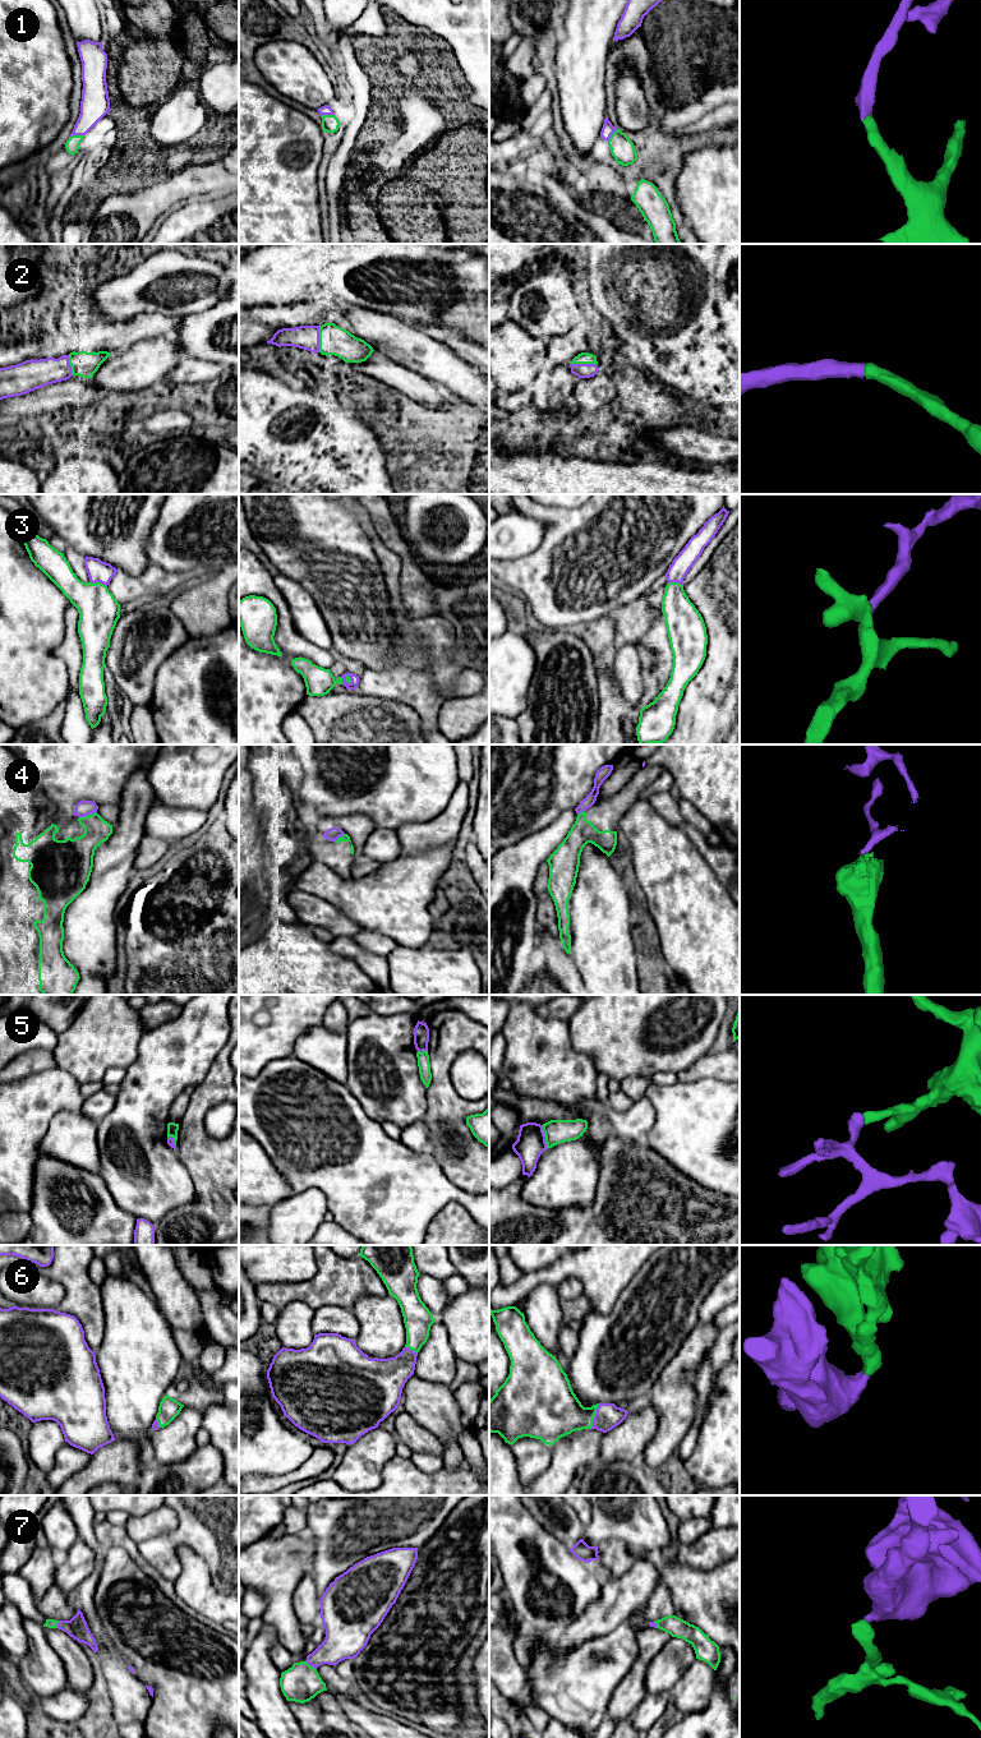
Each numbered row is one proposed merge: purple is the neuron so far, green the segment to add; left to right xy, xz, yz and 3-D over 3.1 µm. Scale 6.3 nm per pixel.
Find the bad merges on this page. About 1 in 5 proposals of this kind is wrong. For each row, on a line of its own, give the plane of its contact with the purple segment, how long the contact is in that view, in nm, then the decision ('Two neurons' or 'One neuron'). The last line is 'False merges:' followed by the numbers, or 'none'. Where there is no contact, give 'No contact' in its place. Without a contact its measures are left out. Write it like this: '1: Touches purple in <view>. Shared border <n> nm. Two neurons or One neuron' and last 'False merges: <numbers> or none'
1: Touches purple in xy. Shared border 90 nm. One neuron
2: Touches purple in yz. Shared border 170 nm. One neuron
3: Touches purple in xy. Shared border 120 nm. One neuron
4: Touches purple in xy. Shared border 120 nm. Two neurons
5: Touches purple in yz. Shared border 150 nm. Two neurons
6: Touches purple in yz. Shared border 170 nm. One neuron
7: Touches purple in xz. Shared border 90 nm. One neuron
False merges: 4, 5

